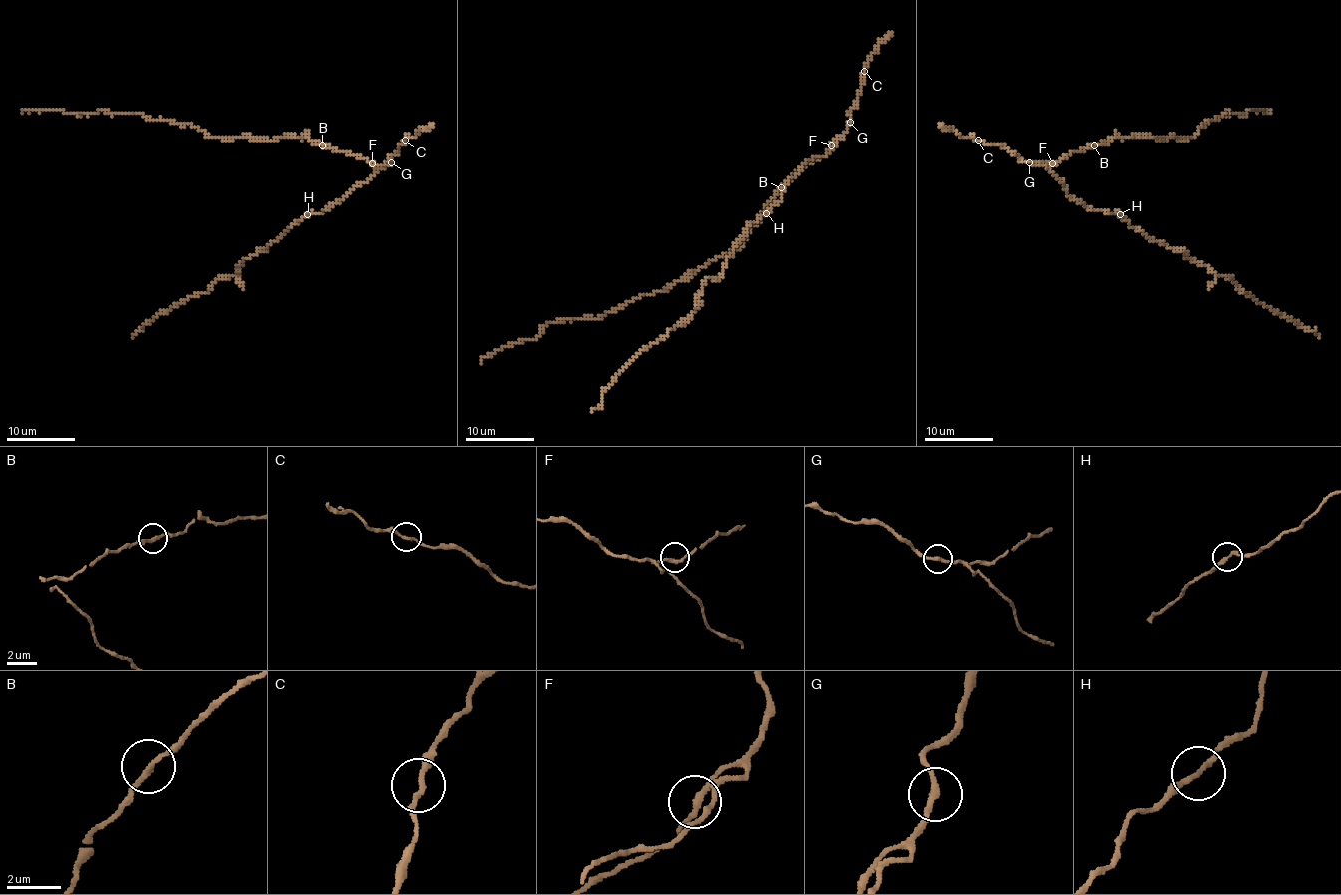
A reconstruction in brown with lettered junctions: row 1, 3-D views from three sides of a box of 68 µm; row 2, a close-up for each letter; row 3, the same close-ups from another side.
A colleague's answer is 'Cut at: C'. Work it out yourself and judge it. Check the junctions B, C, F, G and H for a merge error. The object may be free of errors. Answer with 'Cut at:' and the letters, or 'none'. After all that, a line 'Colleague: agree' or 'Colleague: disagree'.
Cut at: none
Colleague: disagree

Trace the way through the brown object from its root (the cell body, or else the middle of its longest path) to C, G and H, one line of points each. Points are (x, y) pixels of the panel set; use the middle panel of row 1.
C: (831, 145), (848, 128), (848, 112), (860, 93), (864, 71)
G: (831, 145), (850, 123)
H: (831, 145), (843, 137), (826, 156), (808, 159), (784, 187), (782, 199), (767, 213)

